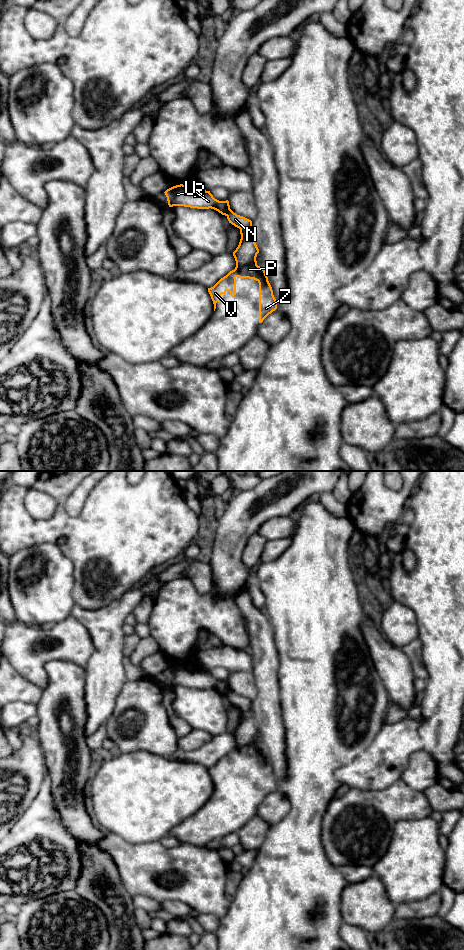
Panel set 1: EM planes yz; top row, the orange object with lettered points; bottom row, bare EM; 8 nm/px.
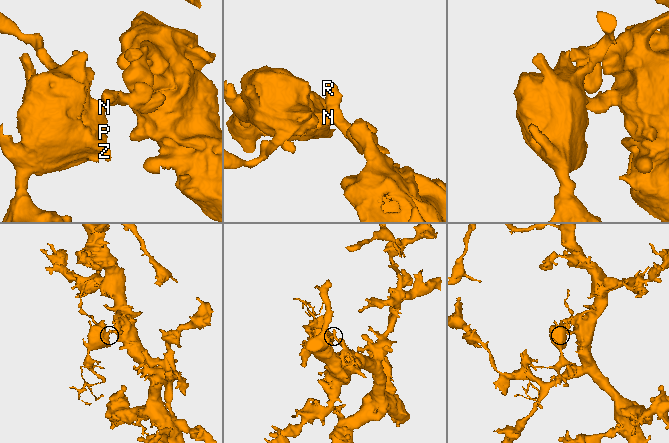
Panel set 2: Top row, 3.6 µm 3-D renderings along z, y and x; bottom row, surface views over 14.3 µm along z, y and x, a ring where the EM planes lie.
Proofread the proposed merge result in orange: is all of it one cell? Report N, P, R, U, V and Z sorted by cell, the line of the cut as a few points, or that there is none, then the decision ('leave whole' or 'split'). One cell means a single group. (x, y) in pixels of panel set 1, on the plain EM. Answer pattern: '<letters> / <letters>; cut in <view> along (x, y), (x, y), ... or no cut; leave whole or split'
N P V Z / R U; cut in yz along (230, 689), (224, 694); split

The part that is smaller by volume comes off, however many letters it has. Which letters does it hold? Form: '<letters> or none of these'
N, P, V, Z

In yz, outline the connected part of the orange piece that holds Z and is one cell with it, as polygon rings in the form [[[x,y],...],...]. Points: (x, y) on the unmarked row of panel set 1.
[[[231,689],[225,693],[229,703],[240,709],[241,719],[238,727],[233,732],[233,736],[236,741],[236,747],[230,751],[226,756],[221,758],[213,767],[208,768],[208,772],[214,784],[214,791],[216,789],[216,783],[221,781],[221,775],[227,771],[230,772],[231,776],[236,775],[236,758],[249,758],[254,759],[259,763],[259,803],[277,789],[277,781],[273,775],[272,767],[268,761],[268,757],[263,747],[257,745],[256,737],[259,733],[259,729],[255,723],[254,715],[252,713],[252,701],[237,695]]]

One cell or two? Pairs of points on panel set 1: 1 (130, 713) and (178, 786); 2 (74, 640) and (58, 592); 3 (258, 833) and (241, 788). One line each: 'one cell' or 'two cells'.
1: one cell
2: two cells
3: two cells

